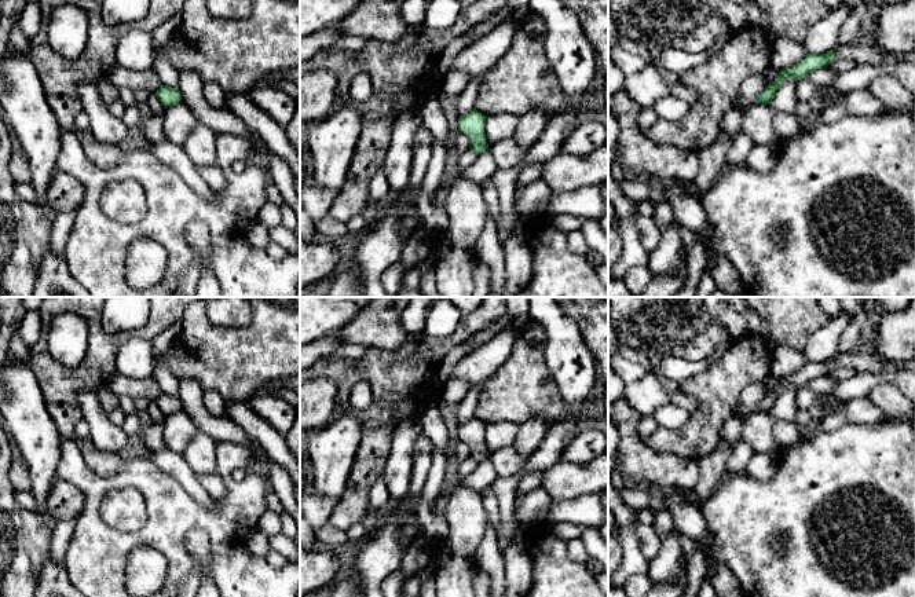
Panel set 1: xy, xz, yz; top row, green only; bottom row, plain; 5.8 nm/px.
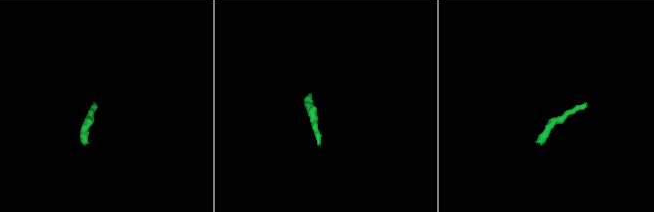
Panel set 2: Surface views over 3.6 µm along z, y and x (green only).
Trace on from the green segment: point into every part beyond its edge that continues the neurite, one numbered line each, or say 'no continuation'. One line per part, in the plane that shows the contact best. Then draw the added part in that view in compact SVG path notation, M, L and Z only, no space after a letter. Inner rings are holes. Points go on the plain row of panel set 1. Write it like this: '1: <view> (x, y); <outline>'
no continuation

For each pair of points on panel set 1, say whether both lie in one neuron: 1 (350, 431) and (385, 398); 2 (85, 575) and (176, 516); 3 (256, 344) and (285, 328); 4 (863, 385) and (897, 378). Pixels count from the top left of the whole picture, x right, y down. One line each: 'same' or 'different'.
1: different
2: same
3: same
4: same

